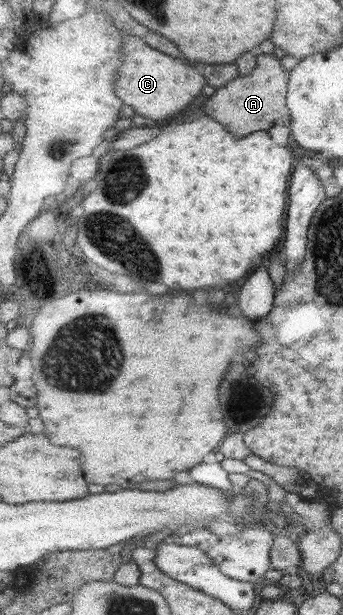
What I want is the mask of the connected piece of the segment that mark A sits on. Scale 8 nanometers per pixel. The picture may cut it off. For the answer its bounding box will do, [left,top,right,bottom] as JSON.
[207,53,292,135]

